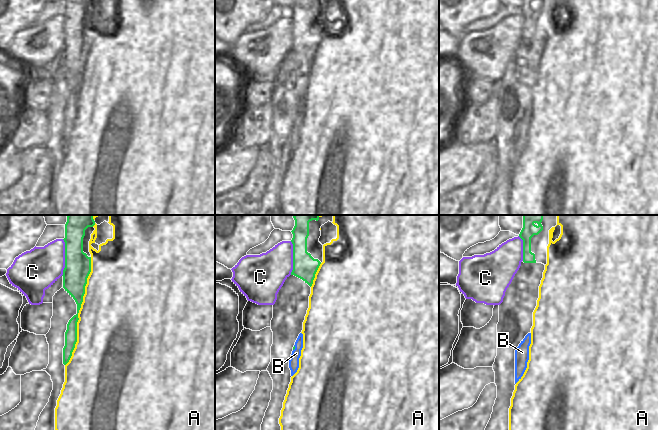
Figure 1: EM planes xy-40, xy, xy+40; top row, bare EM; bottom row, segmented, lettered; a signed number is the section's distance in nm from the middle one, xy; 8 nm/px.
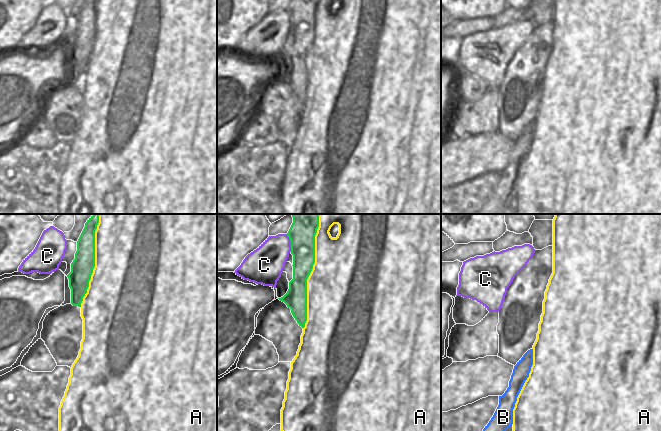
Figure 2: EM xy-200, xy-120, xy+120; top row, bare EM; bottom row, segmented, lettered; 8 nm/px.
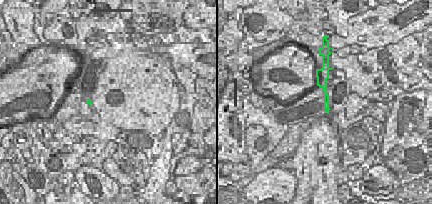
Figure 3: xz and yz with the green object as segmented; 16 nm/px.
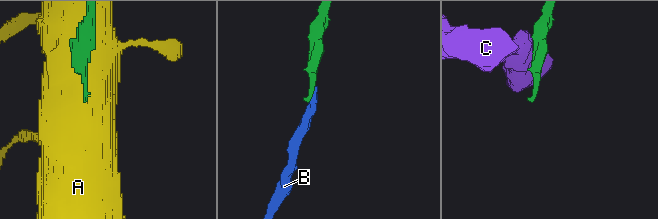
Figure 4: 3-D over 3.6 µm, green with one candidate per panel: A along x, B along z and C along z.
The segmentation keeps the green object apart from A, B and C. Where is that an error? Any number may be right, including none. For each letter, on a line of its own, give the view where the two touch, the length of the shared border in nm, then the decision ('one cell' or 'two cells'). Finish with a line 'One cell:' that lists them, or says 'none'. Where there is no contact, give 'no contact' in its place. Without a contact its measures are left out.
A: xy-40 | 900 nm | two cells
B: xy | 50 nm | one cell
C: xy-40 | 300 nm | two cells
One cell: B

